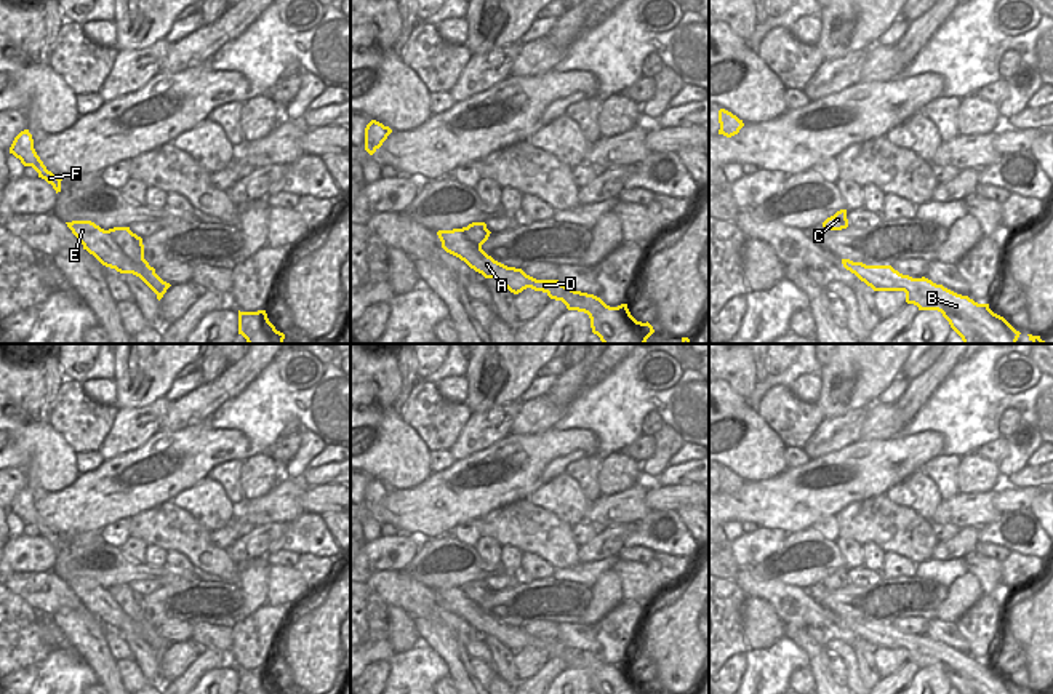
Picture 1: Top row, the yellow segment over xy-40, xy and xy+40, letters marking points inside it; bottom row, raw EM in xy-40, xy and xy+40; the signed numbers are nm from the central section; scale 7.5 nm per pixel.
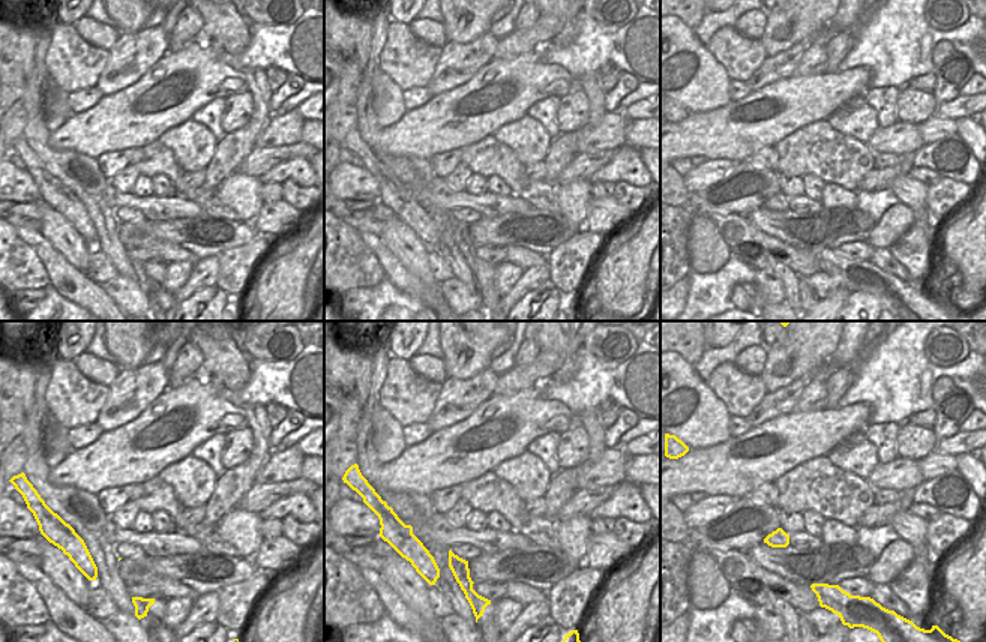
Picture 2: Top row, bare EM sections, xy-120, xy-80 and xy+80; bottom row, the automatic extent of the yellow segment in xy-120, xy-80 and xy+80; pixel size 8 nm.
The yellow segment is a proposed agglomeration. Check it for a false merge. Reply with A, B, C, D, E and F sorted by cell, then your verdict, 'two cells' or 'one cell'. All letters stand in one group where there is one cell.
A B D E F / C | two cells

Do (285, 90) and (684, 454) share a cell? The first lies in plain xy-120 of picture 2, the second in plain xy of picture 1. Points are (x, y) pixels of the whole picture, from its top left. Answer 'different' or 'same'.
different

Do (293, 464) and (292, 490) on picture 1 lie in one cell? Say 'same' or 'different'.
different

